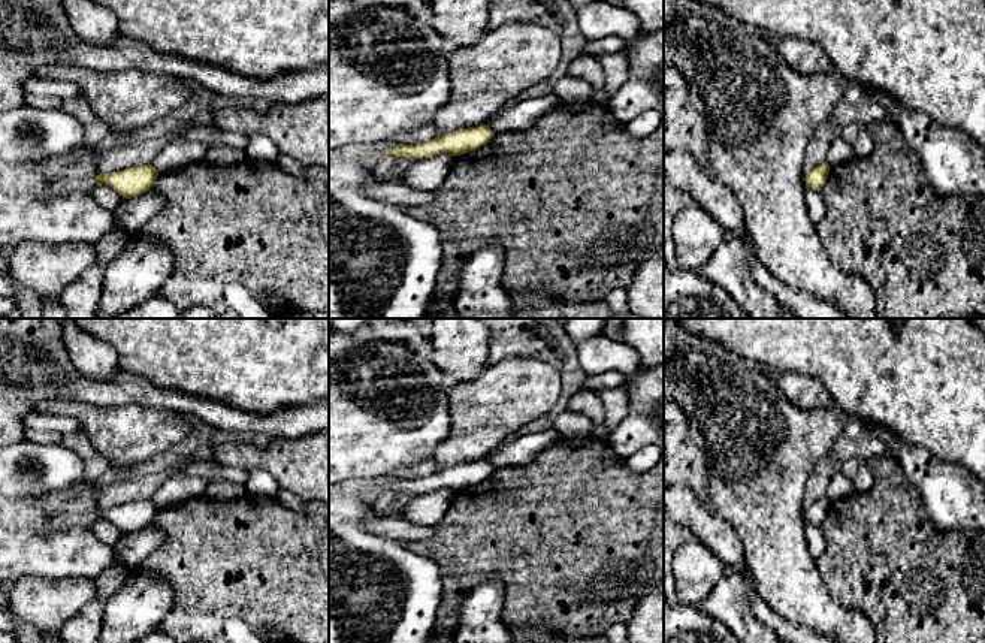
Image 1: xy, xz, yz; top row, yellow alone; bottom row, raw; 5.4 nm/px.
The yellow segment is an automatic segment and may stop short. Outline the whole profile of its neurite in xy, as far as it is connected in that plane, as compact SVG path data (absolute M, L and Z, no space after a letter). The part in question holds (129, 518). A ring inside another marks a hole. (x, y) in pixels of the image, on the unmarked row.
M142 499L112 508L100 508L96 511L96 519L106 519L124 534L132 534L148 526L155 519L157 511L158 507L152 499Z

